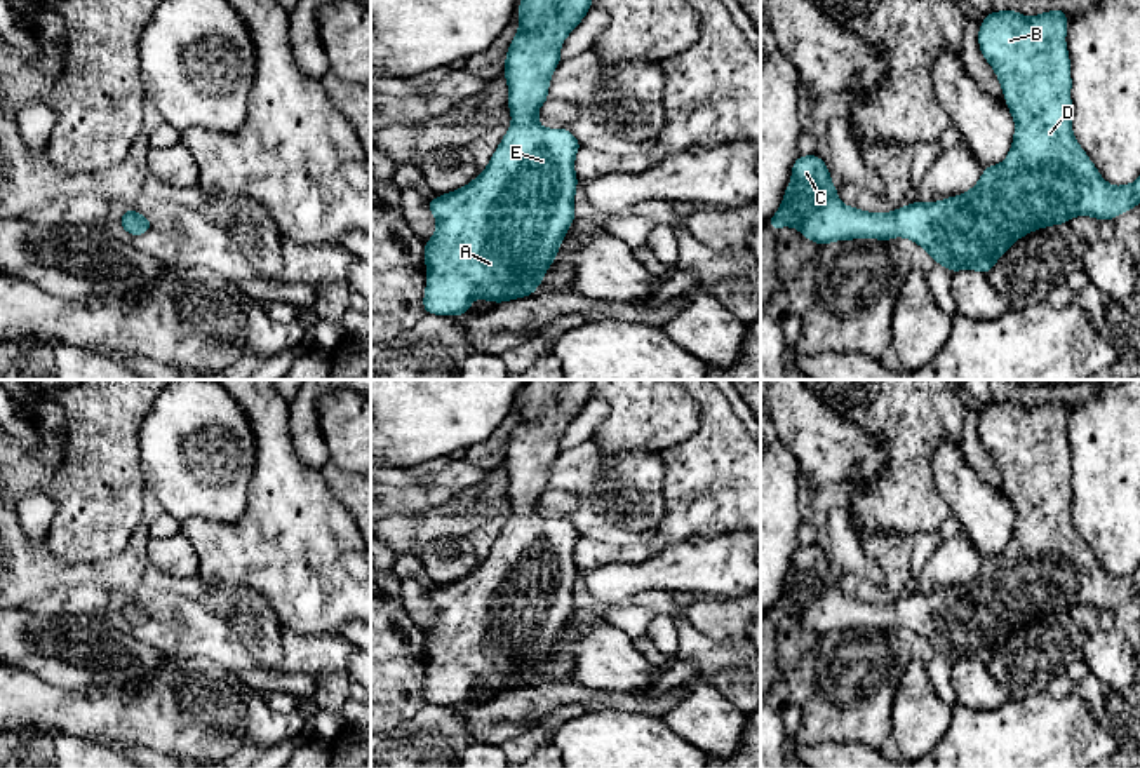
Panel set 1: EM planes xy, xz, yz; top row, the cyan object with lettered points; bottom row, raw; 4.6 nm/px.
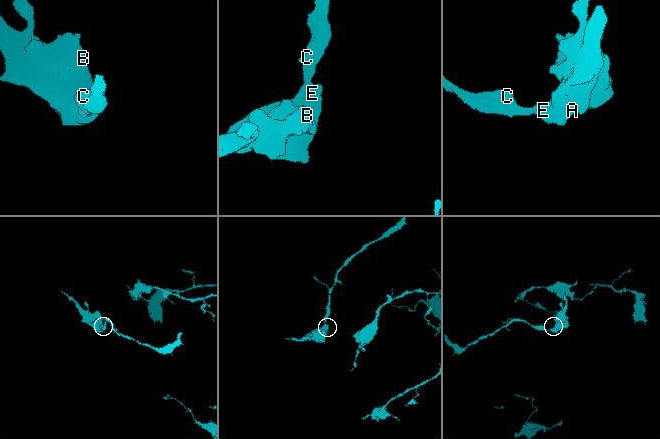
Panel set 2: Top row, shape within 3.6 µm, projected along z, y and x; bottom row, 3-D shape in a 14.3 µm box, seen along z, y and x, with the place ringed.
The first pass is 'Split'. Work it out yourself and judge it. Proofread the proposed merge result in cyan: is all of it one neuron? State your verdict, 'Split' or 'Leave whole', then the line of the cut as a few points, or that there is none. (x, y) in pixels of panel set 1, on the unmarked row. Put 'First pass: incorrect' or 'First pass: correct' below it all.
Leave whole. No split
First pass: incorrect

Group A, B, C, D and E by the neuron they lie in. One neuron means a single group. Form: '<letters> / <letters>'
A B C D E

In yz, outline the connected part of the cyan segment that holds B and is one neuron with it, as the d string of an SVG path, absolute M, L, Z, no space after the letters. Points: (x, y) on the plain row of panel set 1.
M1013 399L989 402L980 414L980 441L1001 472L1015 509L1015 528L1006 550L985 557L969 582L931 594L917 590L895 603L865 603L839 590L830 563L818 545L799 545L783 592L768 616L794 616L820 637L834 630L891 630L900 625L924 637L935 653L952 664L978 660L987 665L1015 630L1037 618L1063 615L1079 604L1105 611L1128 603L1140 594L1140 568L1124 576L1109 575L1072 524L1067 418L1069 411L1062 399L1034 408L1023 408Z

